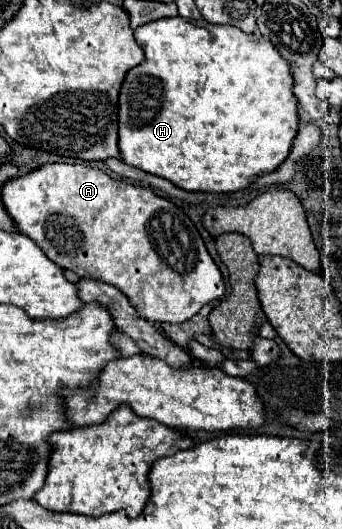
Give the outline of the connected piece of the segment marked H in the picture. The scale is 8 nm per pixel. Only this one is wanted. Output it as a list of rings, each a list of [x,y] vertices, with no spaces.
[[[169,17],[145,23],[143,27],[135,29],[135,39],[143,47],[145,61],[135,65],[127,71],[123,85],[119,89],[119,153],[121,161],[143,169],[151,175],[163,177],[177,185],[179,189],[191,191],[191,193],[233,193],[239,189],[245,189],[251,185],[257,177],[275,171],[289,155],[291,143],[297,135],[299,121],[297,121],[297,99],[293,95],[293,75],[289,69],[289,63],[271,47],[271,41],[263,39],[257,33],[243,33],[237,27],[231,25],[211,25],[207,21],[187,21],[183,17]]]

